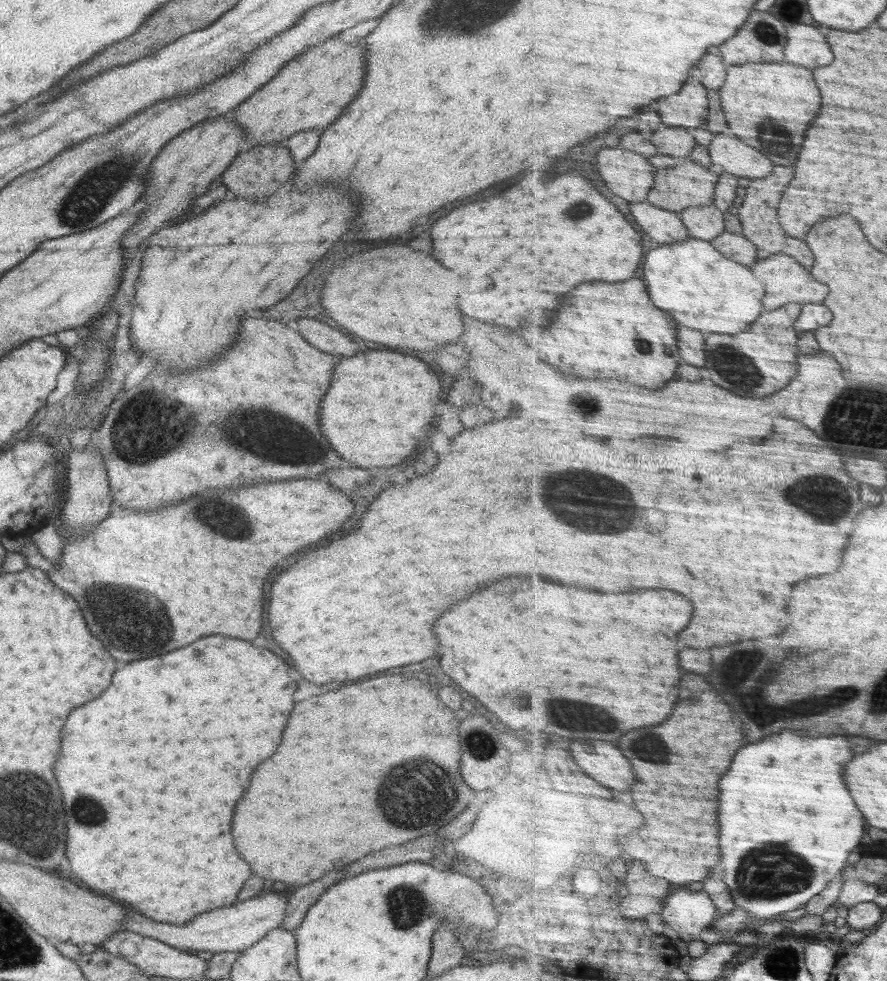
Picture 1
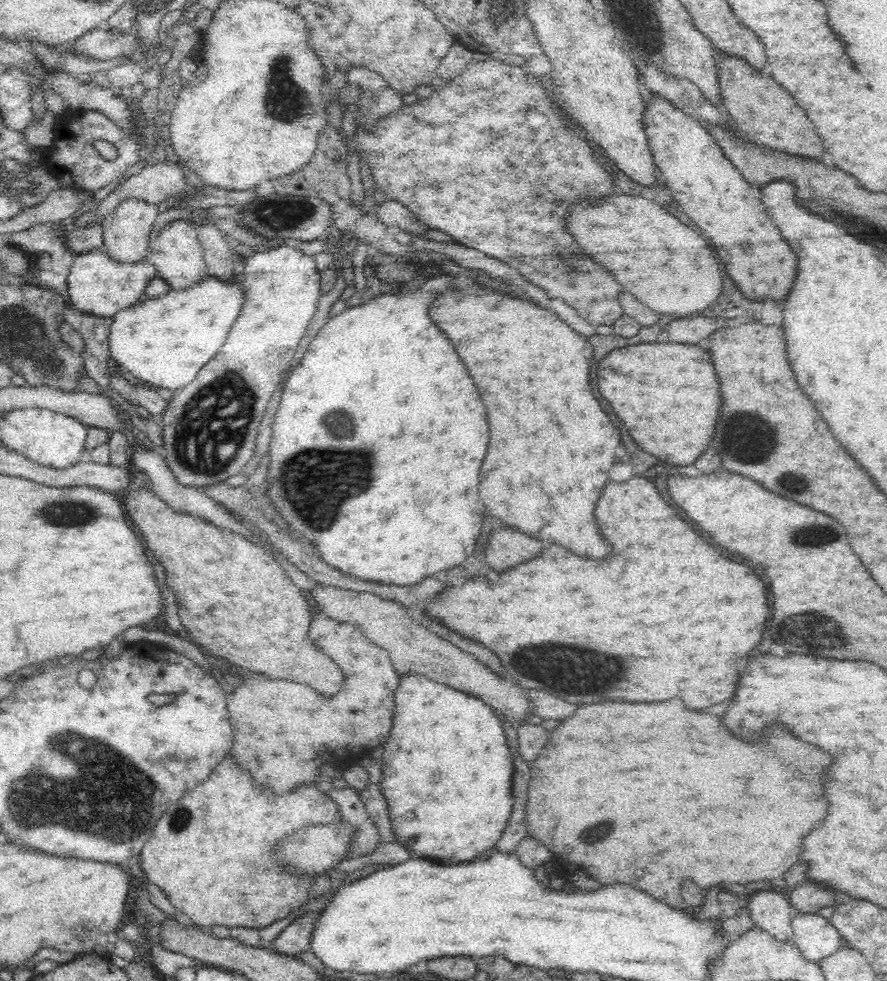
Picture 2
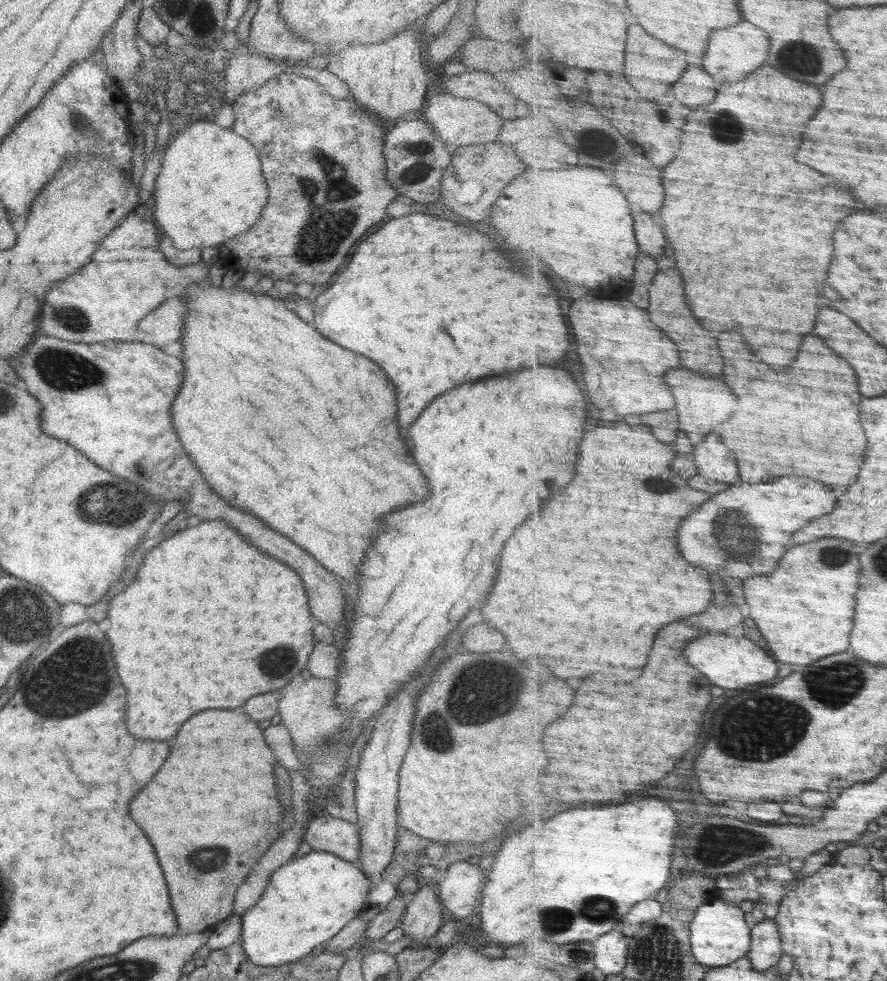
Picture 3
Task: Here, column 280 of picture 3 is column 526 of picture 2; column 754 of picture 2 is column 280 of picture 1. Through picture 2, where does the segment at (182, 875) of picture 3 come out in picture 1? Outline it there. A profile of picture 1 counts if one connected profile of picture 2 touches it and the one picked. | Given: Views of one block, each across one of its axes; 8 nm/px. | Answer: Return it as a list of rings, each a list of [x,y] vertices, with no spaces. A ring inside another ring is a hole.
[[[396,674],[364,680],[298,702],[290,714],[278,752],[258,766],[248,792],[236,806],[232,822],[236,850],[240,850],[240,856],[258,876],[286,882],[286,886],[292,886],[290,890],[318,880],[326,872],[342,868],[370,852],[436,834],[454,816],[464,812],[472,798],[472,790],[460,778],[458,768],[458,720],[438,700],[432,684]]]

